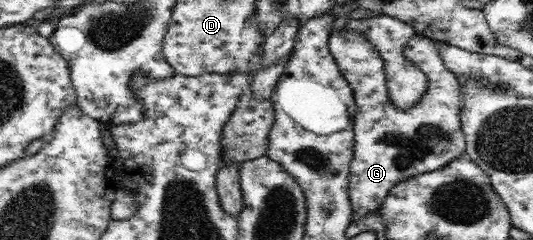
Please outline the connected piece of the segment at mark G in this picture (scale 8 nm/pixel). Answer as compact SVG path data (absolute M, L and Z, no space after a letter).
M345 27L340 31L331 32L329 37L329 50L336 58L338 68L344 74L353 89L352 93L357 108L350 130L354 134L353 158L349 168L349 197L354 211L353 221L361 221L367 212L376 211L388 198L391 189L400 185L402 181L408 181L411 177L438 171L456 161L462 153L465 153L466 138L461 128L461 91L460 83L456 74L448 71L439 54L439 43L429 37L415 34L406 45L404 45L404 56L418 66L428 76L428 90L424 100L418 104L415 113L404 109L398 109L388 97L387 83L385 82L384 60L376 46L360 32L352 32Z

